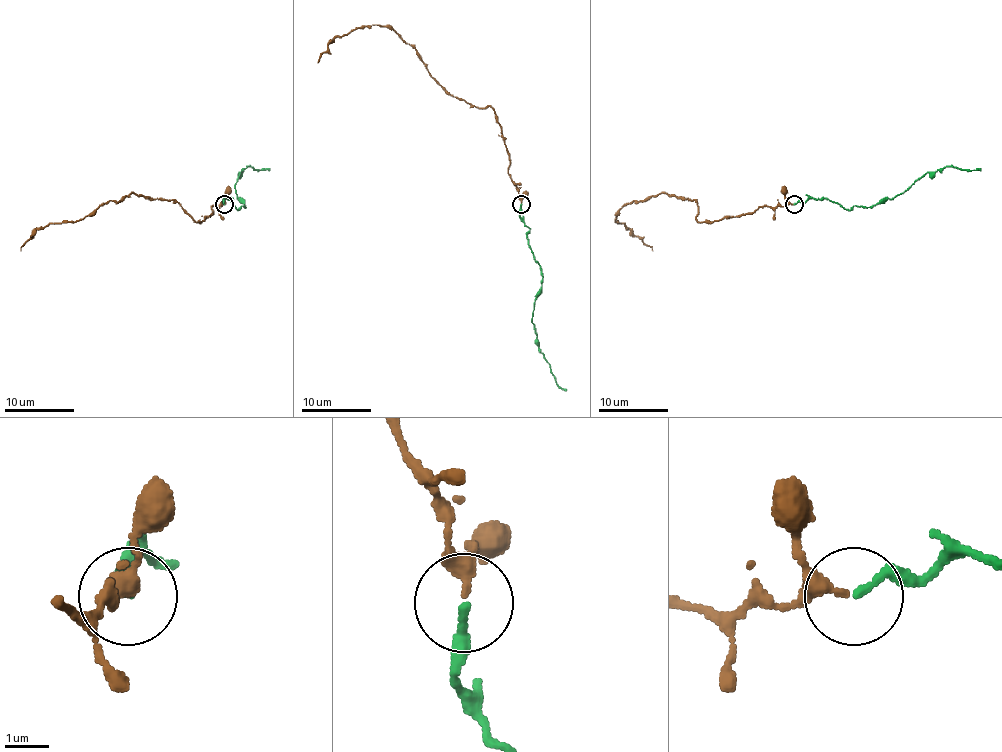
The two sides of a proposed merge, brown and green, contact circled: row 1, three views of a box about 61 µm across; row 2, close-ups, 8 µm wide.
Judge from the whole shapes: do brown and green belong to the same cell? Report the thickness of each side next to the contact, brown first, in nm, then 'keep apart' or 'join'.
calibres 240 and 180 nm; join

